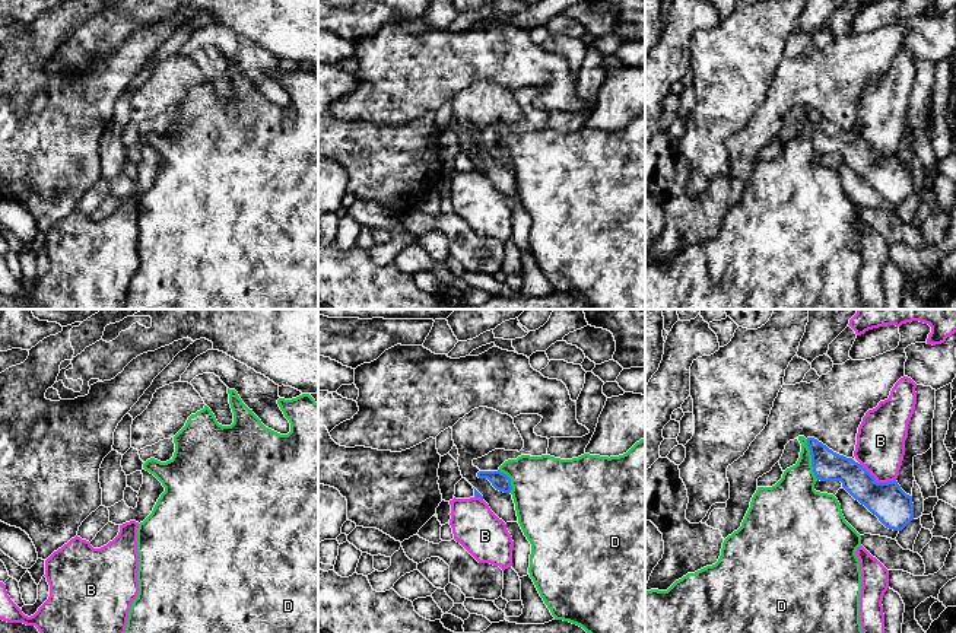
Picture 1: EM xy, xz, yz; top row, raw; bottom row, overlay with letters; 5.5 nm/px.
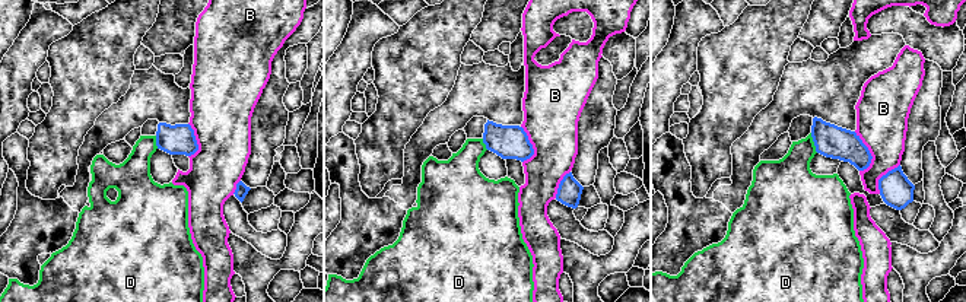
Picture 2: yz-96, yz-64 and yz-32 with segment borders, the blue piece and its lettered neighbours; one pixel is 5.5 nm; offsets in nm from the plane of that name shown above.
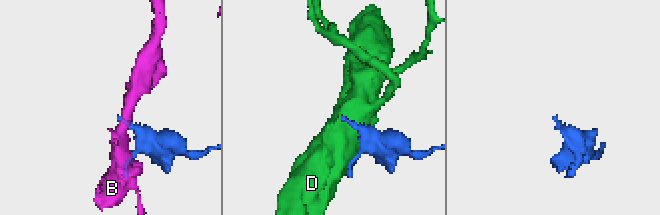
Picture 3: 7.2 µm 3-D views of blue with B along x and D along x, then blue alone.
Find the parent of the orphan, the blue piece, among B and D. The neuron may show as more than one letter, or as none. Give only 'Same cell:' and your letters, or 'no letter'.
Same cell: no letter

